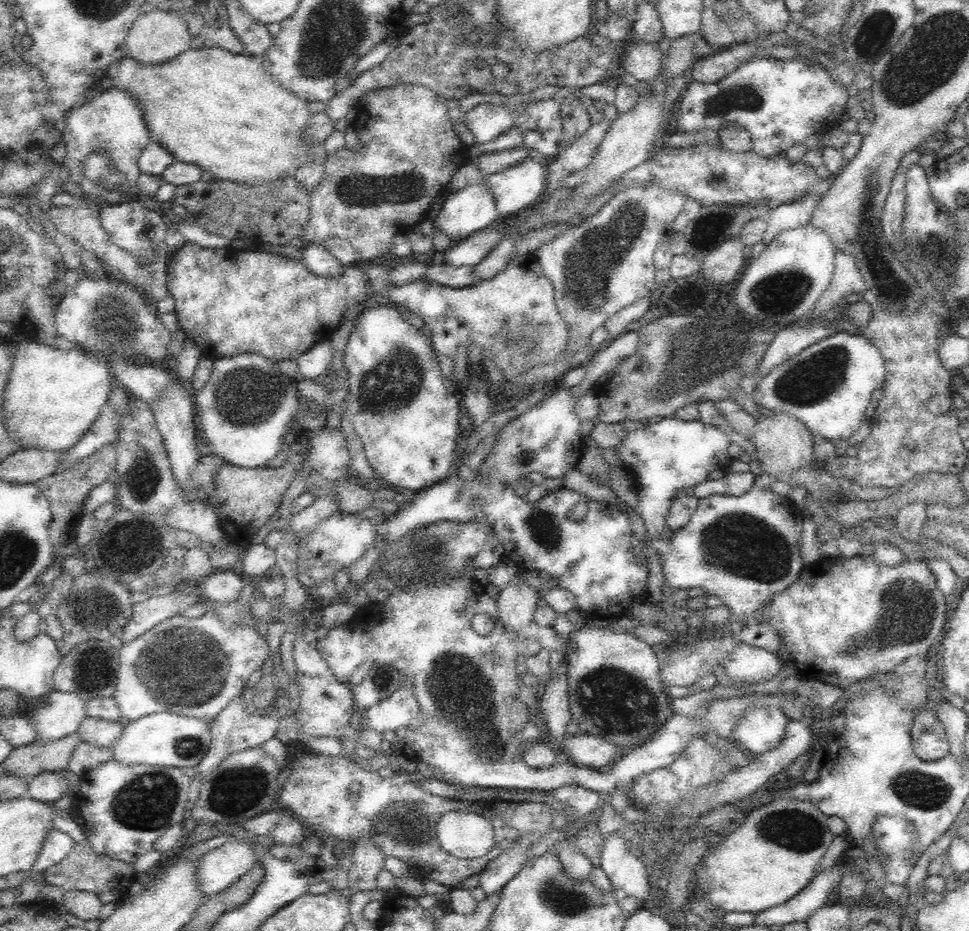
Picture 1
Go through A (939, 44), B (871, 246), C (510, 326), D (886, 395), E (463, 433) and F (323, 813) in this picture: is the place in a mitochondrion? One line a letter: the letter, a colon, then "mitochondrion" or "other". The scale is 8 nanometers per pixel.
A: mitochondrion
B: mitochondrion
C: mitochondrion
D: other
E: other
F: other

